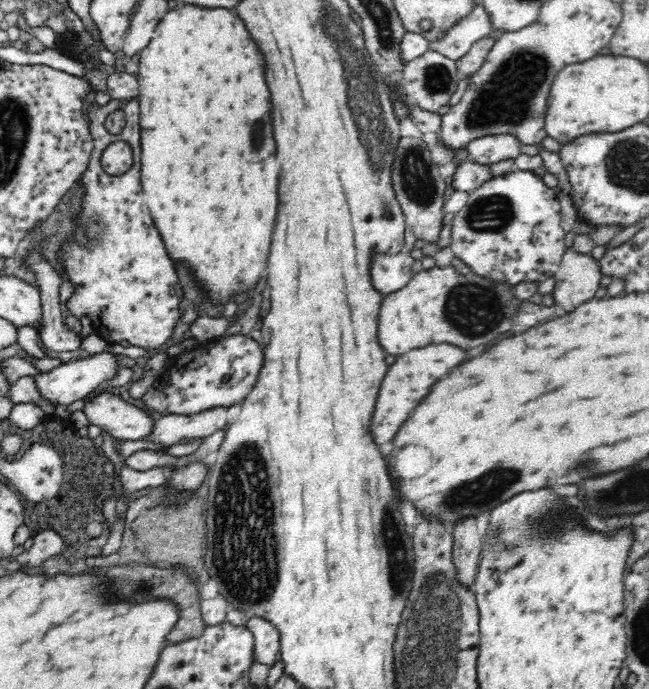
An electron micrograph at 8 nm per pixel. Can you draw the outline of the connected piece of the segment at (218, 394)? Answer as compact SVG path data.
M224 335L213 343L204 344L202 347L183 351L173 356L166 362L166 370L158 379L157 385L152 385L141 397L142 402L149 410L165 414L191 415L198 414L212 408L230 408L234 404L242 402L253 389L257 381L258 373L262 368L264 356L262 349L249 335Z

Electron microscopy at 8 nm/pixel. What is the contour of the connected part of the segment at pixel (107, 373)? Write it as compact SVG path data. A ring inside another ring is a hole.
M103 353L89 356L82 361L70 362L68 364L60 364L52 368L50 371L38 372L31 377L34 381L34 386L42 398L42 402L47 400L52 406L57 407L59 404L70 405L75 400L86 398L89 392L95 391L98 384L102 380L106 381L119 369L119 365L115 360L115 355L111 353Z

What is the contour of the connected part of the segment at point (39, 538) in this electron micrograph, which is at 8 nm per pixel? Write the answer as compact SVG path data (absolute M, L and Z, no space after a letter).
M44 530L32 536L33 544L15 556L16 562L23 571L33 572L32 569L40 568L44 562L63 549L62 537L53 530Z

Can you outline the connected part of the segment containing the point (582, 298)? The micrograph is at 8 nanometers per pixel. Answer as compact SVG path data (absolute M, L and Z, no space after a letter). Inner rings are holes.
M567 249L561 264L558 266L552 300L554 305L560 306L562 310L574 310L580 304L594 299L595 292L600 288L599 280L603 277L598 269L598 261L591 258L590 254L582 255L574 249Z

